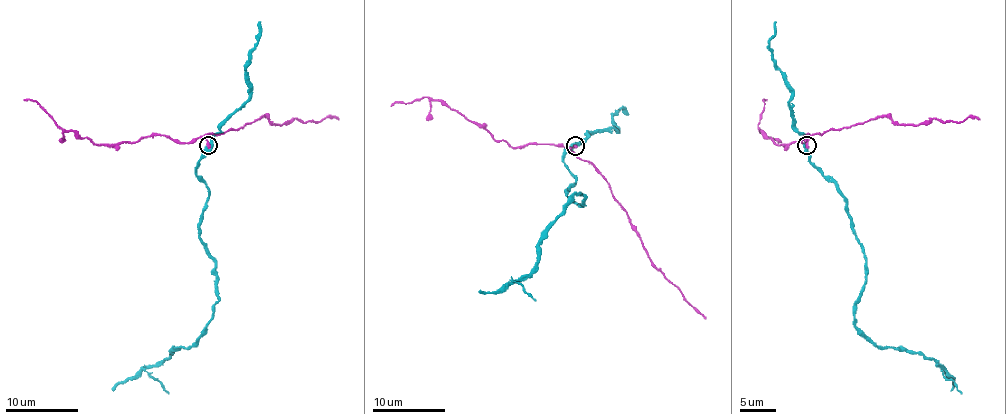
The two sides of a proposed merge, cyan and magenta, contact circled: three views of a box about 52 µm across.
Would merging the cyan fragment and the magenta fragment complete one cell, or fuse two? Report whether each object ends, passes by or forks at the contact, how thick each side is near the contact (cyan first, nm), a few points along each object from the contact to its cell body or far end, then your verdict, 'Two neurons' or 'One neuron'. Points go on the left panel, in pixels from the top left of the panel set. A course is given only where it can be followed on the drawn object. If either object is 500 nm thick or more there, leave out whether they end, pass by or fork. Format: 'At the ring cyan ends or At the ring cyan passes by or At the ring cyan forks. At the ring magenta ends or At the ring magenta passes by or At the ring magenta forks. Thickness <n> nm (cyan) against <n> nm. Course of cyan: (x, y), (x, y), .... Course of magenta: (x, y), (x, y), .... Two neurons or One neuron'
At the ring cyan passes by. At the ring magenta ends. Thickness 460 nm (cyan) against 320 nm. Course of cyan: (208, 144), (197, 175), (208, 186), (200, 240), (215, 264), (213, 318), (191, 345), (112, 390). Course of magenta: (208, 144), (206, 135), (238, 130), (260, 117), (266, 117), (273, 124), (289, 124), (295, 119), (338, 119). Two neurons

